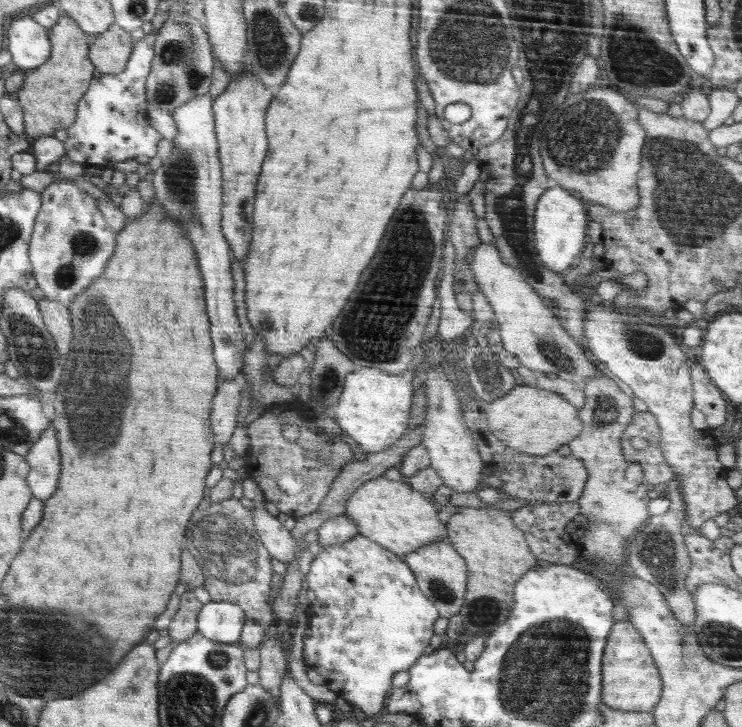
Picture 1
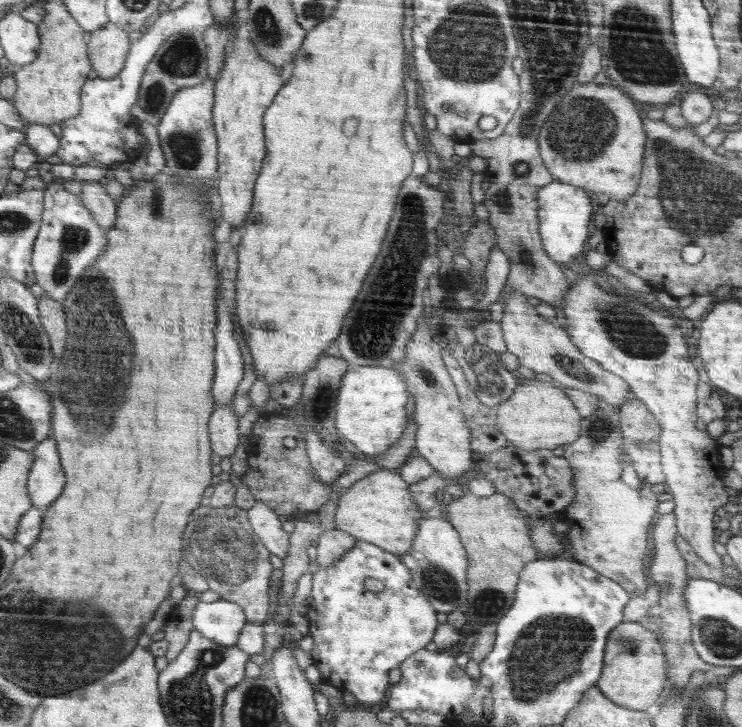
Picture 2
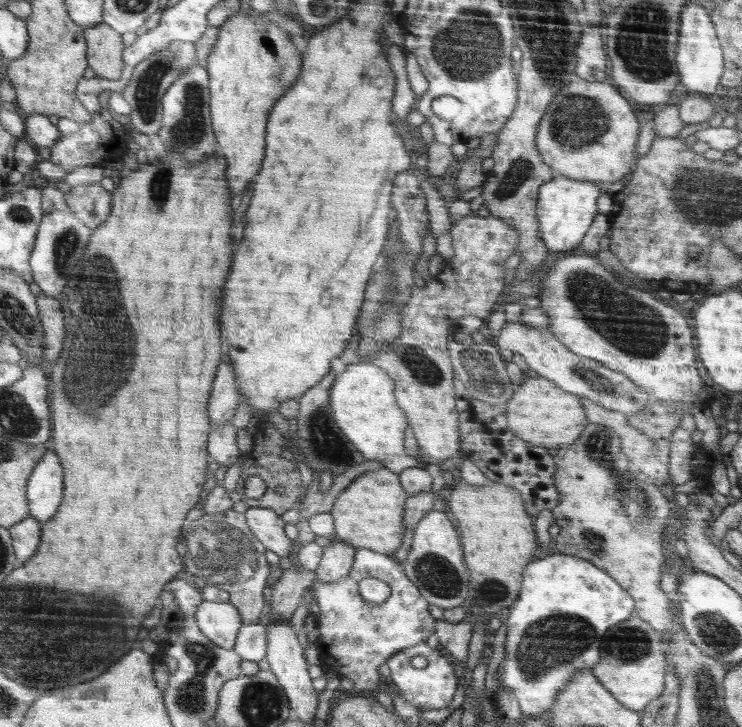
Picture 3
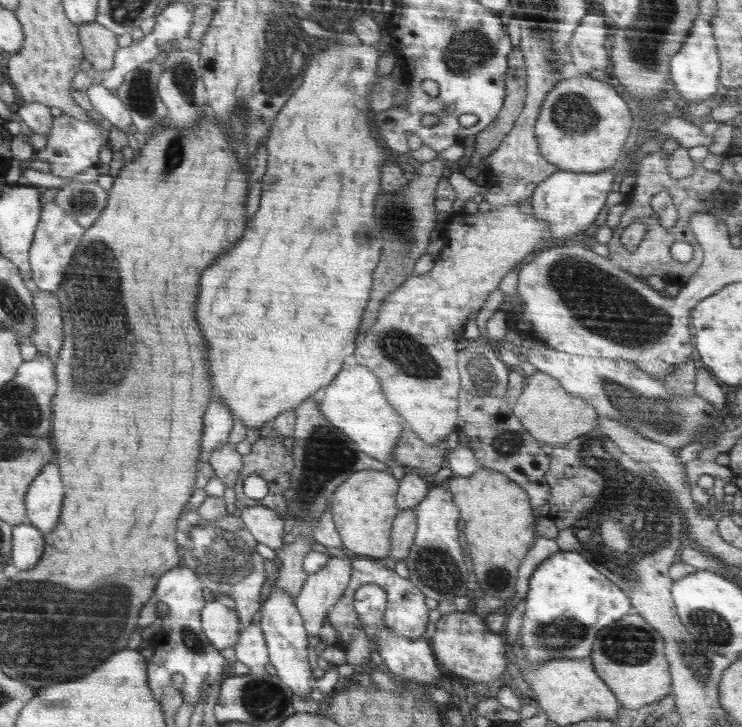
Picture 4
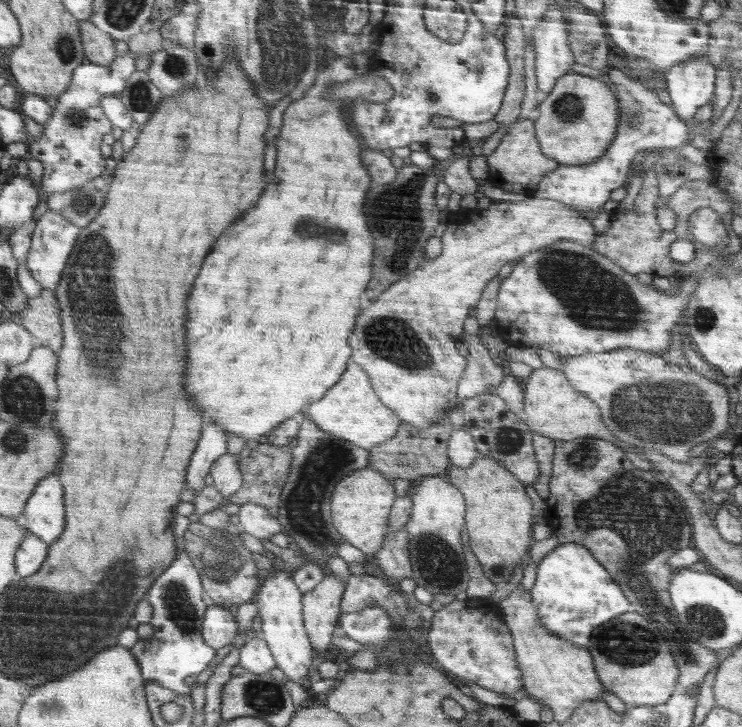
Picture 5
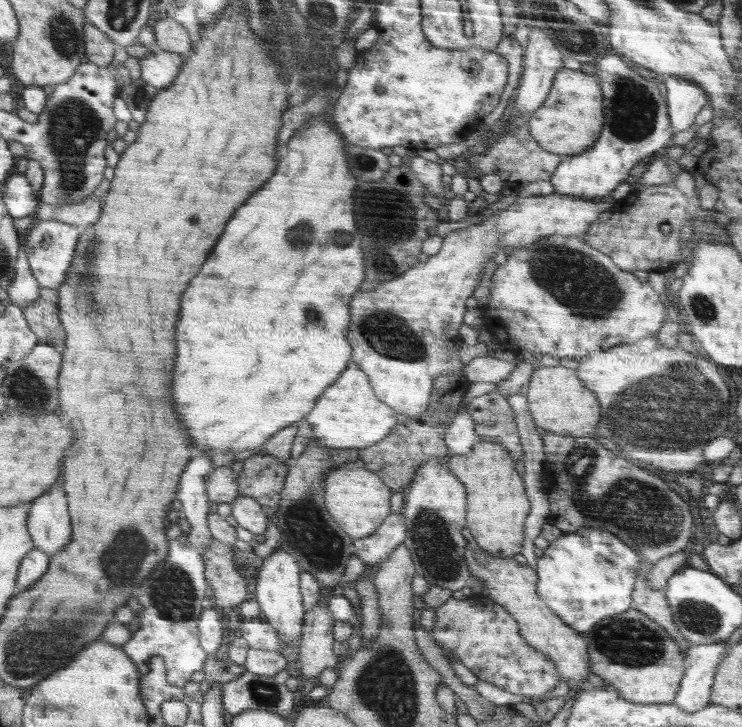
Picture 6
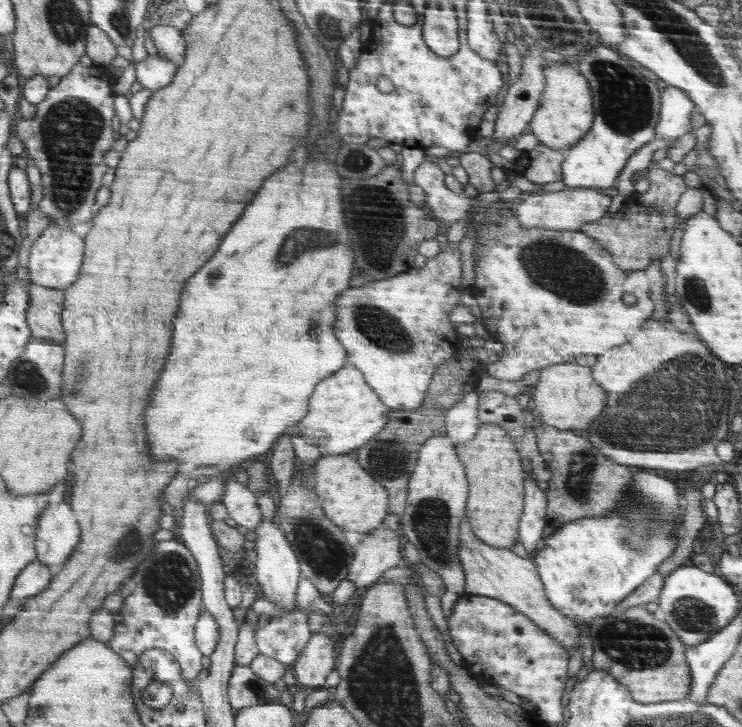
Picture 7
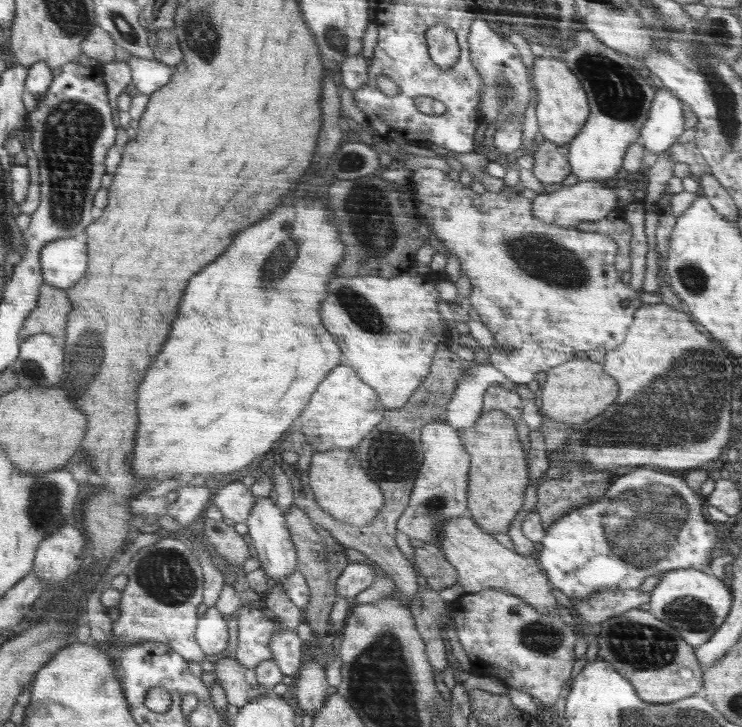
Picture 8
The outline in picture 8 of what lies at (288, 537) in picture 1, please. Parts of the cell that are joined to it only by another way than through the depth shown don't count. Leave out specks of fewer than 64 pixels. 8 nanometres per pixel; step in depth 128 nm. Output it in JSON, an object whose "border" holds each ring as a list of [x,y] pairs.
{"border":[[[233,481],[223,487],[214,488],[211,504],[220,509],[225,520],[235,524],[245,522],[255,500],[251,488],[240,481]]]}

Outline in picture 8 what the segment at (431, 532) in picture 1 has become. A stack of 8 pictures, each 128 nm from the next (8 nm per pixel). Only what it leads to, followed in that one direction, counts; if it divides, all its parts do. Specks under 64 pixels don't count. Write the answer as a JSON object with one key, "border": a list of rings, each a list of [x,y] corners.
{"border":[[[332,449],[315,453],[308,469],[309,485],[318,506],[330,516],[353,526],[362,526],[382,512],[386,497],[382,488],[362,468],[348,450]]]}

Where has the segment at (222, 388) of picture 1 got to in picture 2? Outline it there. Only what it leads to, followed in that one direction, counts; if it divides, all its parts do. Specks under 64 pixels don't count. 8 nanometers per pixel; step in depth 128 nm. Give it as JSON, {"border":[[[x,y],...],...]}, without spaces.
{"border":[[[233,405],[217,406],[216,412],[212,413],[212,446],[215,453],[223,458],[231,456],[238,446],[239,418],[234,415]]]}

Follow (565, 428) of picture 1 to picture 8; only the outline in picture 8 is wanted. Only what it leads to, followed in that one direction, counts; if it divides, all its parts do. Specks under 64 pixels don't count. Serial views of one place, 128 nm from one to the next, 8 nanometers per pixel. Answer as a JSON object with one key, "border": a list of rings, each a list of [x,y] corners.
{"border":[[[576,357],[547,370],[546,374],[545,383],[536,389],[540,412],[550,420],[577,427],[596,418],[618,400],[620,386],[616,384],[616,379],[604,370],[603,364],[592,362],[587,357]]]}

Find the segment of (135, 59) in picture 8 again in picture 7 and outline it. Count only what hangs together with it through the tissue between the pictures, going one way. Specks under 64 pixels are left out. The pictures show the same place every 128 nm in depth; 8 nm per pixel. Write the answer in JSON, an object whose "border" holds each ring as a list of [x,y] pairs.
{"border":[[[148,55],[145,59],[136,64],[137,80],[144,88],[158,90],[168,86],[176,74],[177,65],[175,62],[157,55]]]}

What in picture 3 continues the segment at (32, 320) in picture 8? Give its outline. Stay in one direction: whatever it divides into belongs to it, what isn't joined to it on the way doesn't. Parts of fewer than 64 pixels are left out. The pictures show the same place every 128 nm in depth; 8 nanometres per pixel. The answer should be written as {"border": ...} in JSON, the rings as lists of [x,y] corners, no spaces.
{"border":[[[41,294],[39,297],[39,307],[41,308],[41,318],[43,326],[47,331],[45,338],[45,358],[49,366],[58,362],[63,353],[68,338],[67,318],[65,317],[63,304],[57,297]]]}

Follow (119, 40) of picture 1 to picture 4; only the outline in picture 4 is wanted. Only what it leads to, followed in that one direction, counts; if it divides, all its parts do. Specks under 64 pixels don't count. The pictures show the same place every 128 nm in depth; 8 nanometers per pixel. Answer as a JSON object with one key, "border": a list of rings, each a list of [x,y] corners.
{"border":[[[96,20],[81,25],[81,38],[87,60],[94,68],[101,71],[109,71],[115,68],[117,54],[121,49],[120,35]]]}

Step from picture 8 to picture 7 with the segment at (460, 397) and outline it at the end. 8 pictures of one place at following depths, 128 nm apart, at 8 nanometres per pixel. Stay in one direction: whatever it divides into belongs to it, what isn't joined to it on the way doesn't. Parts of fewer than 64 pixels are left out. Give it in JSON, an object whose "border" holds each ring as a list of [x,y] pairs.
{"border":[[[470,391],[455,405],[452,405],[445,416],[446,434],[451,438],[454,445],[458,445],[471,439],[479,429],[481,422],[477,417],[479,405],[479,392]]]}

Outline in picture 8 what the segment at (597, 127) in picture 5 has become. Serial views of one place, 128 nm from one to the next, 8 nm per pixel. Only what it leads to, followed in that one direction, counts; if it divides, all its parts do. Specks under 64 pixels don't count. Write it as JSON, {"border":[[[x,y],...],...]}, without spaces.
{"border":[[[552,56],[535,57],[532,64],[531,75],[534,78],[534,87],[537,94],[536,118],[538,120],[539,131],[546,141],[557,145],[567,145],[580,132],[589,115],[589,102],[587,101],[587,91],[583,89],[582,80],[562,61]]]}

